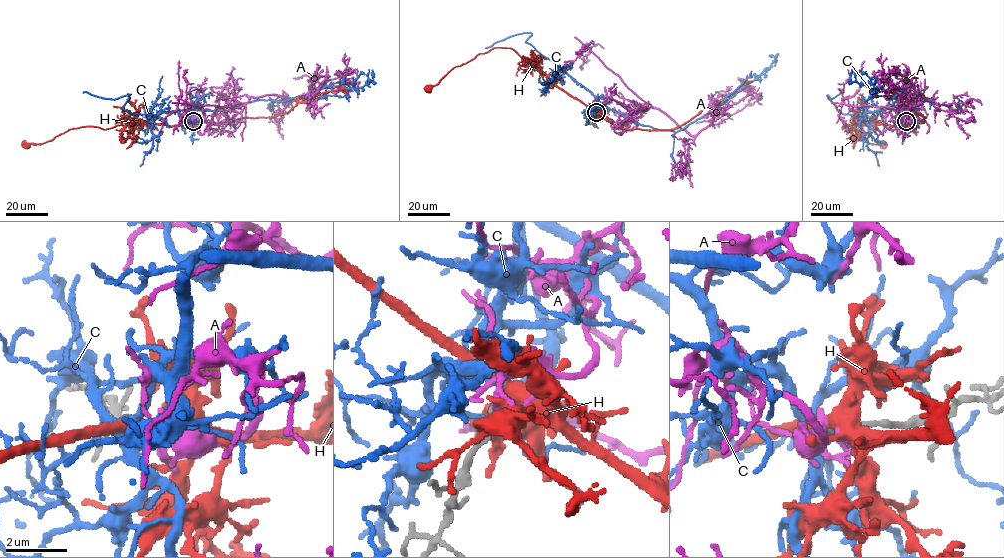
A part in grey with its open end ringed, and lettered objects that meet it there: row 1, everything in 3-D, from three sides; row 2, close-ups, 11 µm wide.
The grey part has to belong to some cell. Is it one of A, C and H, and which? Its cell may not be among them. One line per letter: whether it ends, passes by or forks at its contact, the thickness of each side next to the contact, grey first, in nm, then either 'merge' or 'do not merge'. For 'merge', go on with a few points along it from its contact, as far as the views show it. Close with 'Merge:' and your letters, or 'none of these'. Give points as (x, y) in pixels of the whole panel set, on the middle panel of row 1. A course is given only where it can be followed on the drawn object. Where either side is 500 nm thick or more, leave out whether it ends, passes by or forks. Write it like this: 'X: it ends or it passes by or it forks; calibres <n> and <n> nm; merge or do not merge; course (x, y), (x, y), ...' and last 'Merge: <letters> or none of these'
A: it forks; calibres 160 and 360 nm; do not merge
C: it ends; calibres 180 and 160 nm; do not merge
H: it passes by; calibres 200 and 440 nm; do not merge
Merge: none of these

